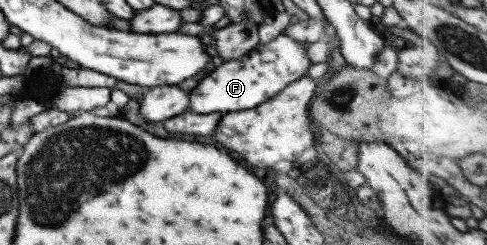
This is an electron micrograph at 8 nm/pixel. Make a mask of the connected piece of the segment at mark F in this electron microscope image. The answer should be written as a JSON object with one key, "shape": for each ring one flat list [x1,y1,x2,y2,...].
{"shape":[[280,33,266,44,257,44,247,55,239,59,229,59,206,72,203,78,189,92,191,113,227,113,253,109,265,99,279,93,287,83,299,79,307,73,311,61,306,56,303,45]]}

